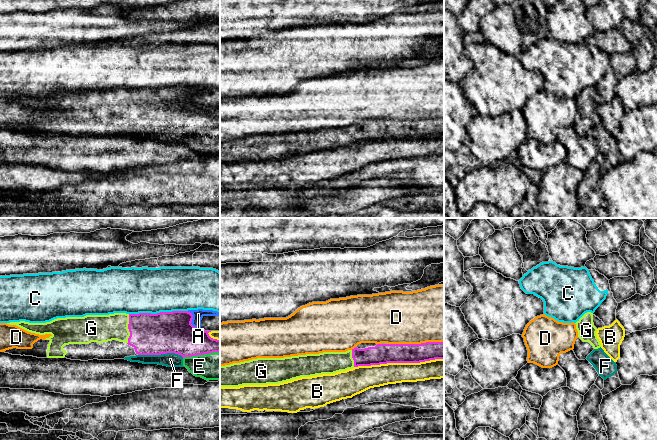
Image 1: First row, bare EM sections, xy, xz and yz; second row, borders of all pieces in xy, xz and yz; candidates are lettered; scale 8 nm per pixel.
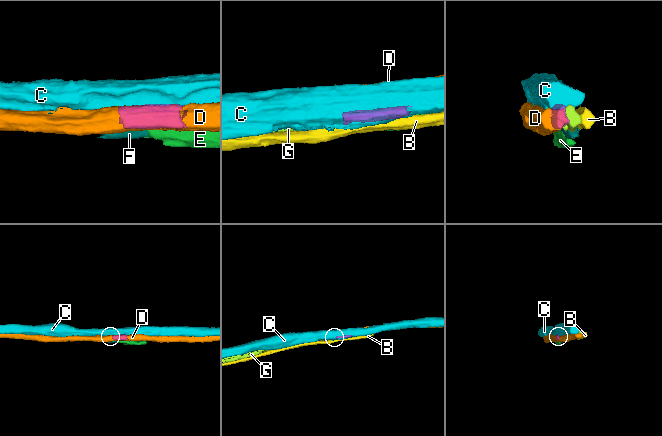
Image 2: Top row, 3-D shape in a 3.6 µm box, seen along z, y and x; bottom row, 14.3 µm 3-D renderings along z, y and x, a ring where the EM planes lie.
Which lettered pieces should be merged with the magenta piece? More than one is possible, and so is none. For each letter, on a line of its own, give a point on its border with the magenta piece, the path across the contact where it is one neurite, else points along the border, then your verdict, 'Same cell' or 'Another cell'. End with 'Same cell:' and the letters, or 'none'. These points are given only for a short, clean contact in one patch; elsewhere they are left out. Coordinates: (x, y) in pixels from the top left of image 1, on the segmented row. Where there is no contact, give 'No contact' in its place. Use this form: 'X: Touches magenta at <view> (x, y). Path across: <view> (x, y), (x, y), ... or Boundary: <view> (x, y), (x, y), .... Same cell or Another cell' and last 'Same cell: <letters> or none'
A: Touches magenta at xy (191, 321). Another cell
B: Touches magenta at xz (398, 362). Another cell
C: Touches magenta at xy (158, 313). Another cell
D: Touches magenta at xz (415, 344). Another cell
E: Touches magenta at xy (201, 354). Another cell
F: Touches magenta at xy (161, 353). Boundary: xy (138, 354), (177, 353), (183, 357). Another cell
G: Touches magenta at xy (128, 328). Path across: xy (150, 334), (128, 328), (97, 328). Same cell
Same cell: G

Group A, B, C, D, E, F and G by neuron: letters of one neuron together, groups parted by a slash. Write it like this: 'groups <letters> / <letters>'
groups A / B / C / D / E F / G

